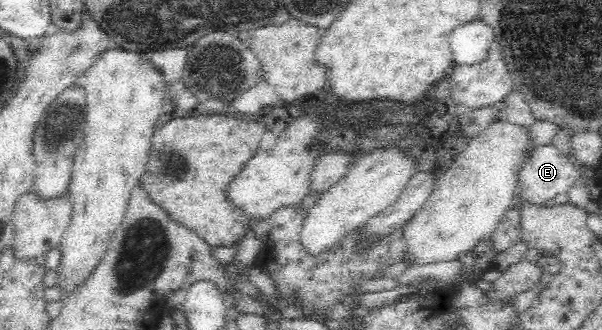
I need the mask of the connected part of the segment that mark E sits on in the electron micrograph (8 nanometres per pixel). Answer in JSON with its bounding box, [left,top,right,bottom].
[518,143,580,204]

